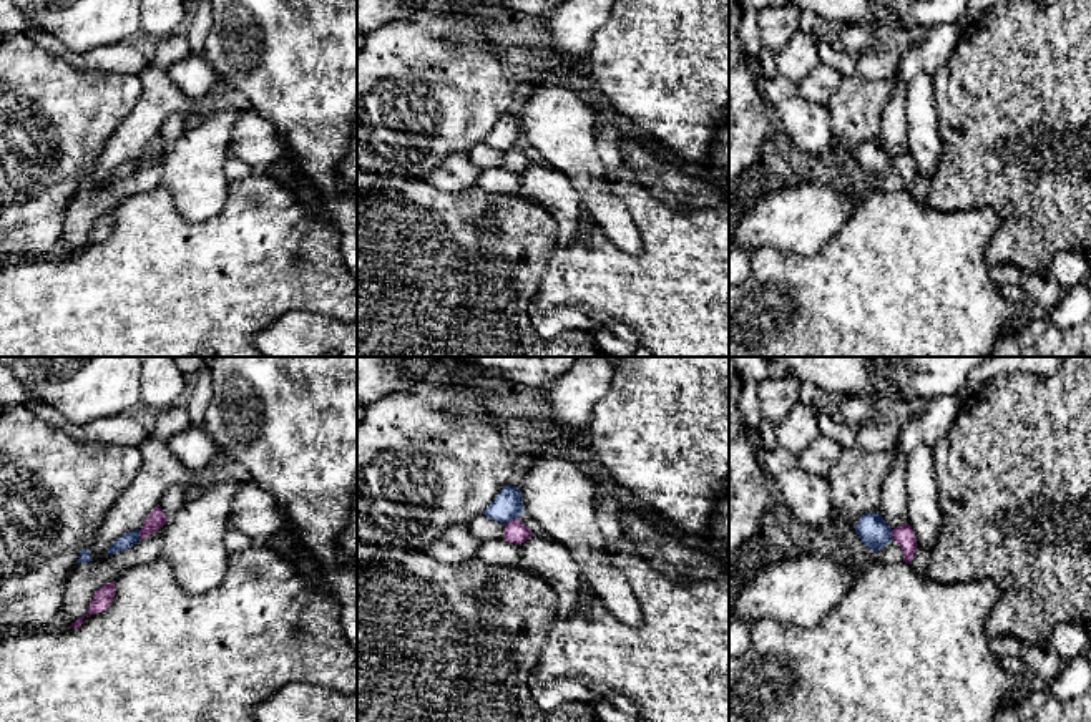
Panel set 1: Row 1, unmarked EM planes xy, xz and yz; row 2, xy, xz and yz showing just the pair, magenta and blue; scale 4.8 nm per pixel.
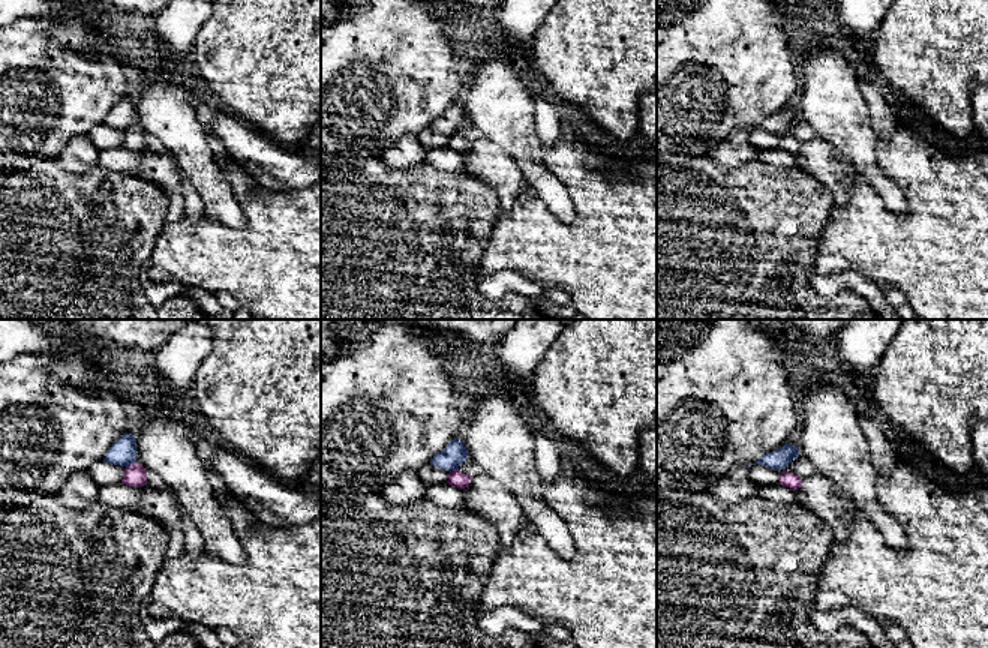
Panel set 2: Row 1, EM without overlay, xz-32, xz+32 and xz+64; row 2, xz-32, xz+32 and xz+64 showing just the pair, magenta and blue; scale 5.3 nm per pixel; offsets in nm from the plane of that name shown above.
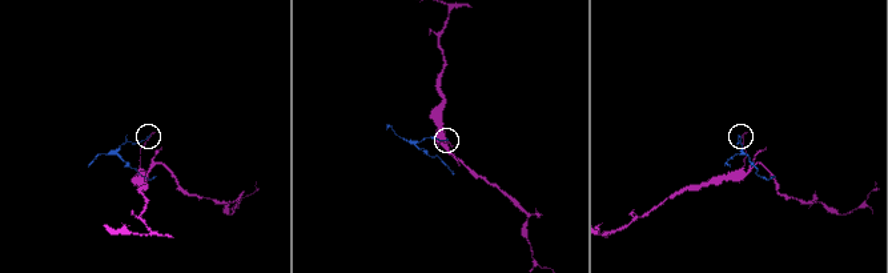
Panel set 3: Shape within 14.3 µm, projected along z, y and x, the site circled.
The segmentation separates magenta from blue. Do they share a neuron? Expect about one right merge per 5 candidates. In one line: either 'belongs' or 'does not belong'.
does not belong

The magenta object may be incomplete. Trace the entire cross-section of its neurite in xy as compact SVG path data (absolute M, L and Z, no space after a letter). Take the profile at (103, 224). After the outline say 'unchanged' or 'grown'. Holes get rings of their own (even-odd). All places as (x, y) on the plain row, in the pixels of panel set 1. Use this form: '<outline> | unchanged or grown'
M115 209L101 214L95 219L95 224L93 224L85 244L106 239L113 229L113 226L115 226Z | unchanged

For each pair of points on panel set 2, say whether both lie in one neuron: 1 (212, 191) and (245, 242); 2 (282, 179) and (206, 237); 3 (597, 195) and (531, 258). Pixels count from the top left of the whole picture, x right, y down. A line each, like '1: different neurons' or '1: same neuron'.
1: different neurons
2: different neurons
3: same neuron

